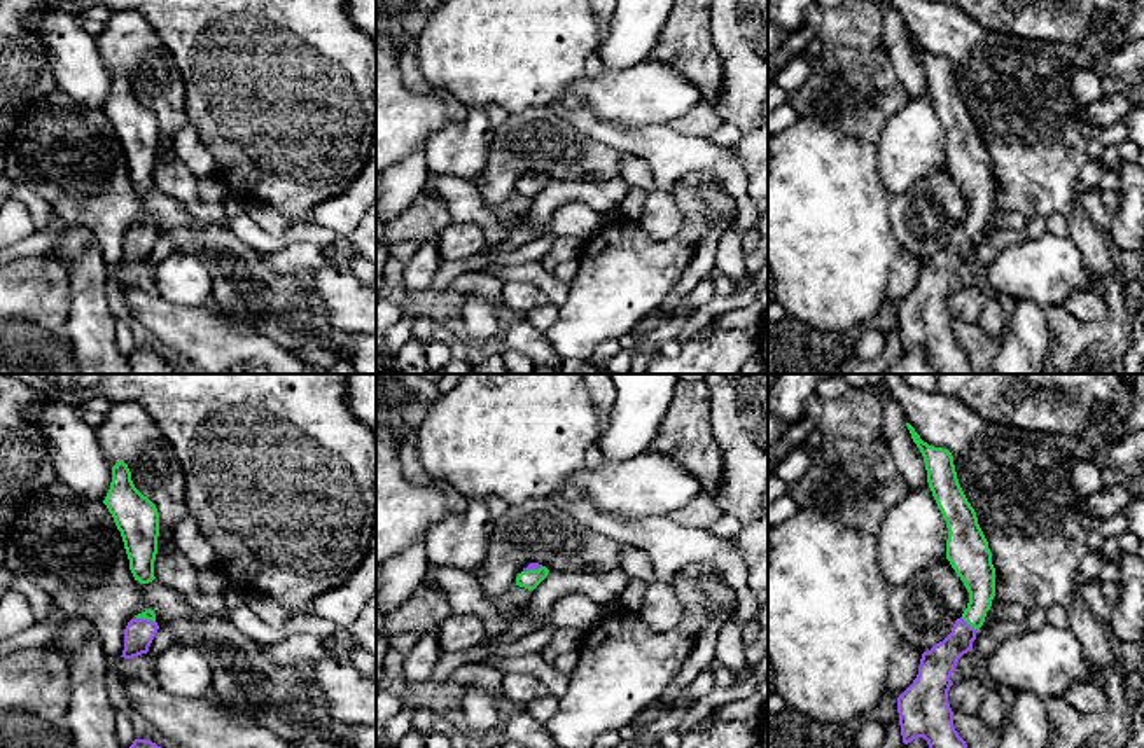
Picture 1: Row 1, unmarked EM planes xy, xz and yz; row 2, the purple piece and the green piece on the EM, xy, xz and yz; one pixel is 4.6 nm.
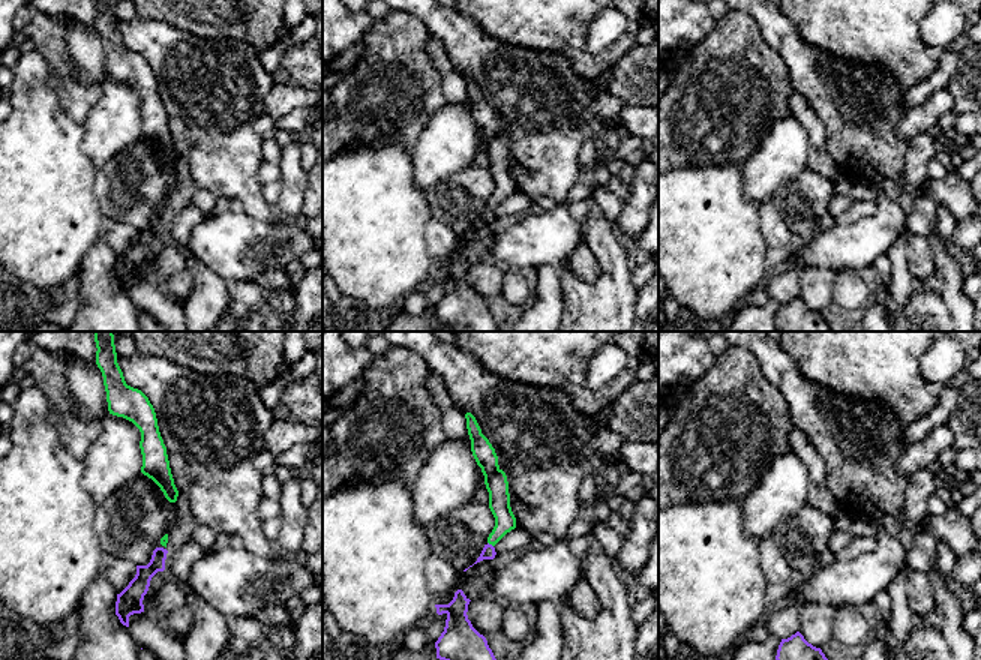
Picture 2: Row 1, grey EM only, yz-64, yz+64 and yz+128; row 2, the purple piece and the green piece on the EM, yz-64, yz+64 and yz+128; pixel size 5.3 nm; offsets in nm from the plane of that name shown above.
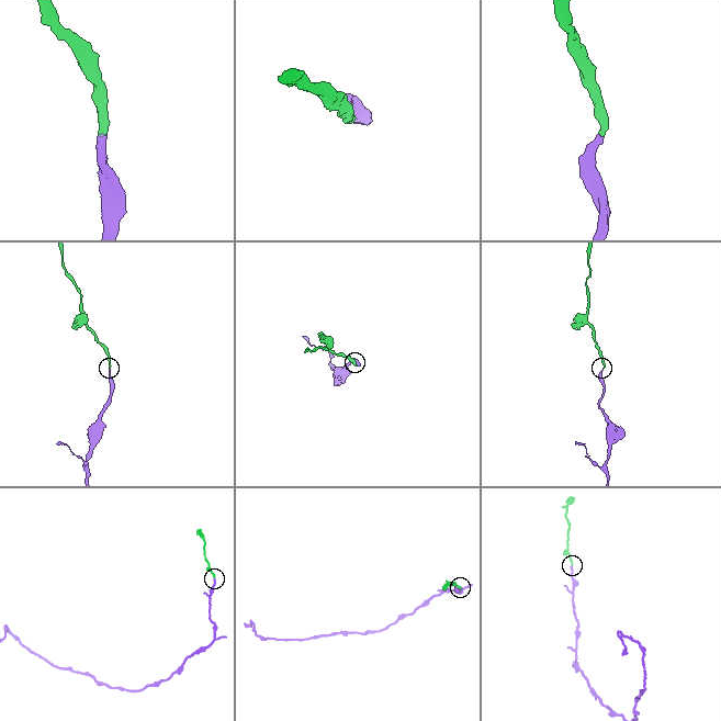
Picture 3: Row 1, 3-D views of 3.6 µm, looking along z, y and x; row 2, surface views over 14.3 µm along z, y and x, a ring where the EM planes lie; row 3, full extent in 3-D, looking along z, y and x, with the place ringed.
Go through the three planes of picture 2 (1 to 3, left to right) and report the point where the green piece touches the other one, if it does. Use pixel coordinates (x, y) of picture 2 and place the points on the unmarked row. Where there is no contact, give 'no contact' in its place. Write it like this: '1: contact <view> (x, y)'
1: no contact
2: contact yz+64 (491, 209)
3: no contact

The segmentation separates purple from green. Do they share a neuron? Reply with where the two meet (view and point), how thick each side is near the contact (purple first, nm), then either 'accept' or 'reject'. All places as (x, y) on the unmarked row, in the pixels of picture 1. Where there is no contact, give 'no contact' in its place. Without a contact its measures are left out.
meets purple in yz at (968, 233); 160 nm thick on the purple side, 160 nm on the other; accept

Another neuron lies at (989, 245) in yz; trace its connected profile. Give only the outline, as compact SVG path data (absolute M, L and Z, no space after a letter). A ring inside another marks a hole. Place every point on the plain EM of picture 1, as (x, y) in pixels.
M997 229L990 234L981 234L976 241L976 248L973 250L971 262L976 267L988 266L999 252L1018 243L1023 236L1023 232L1009 229Z

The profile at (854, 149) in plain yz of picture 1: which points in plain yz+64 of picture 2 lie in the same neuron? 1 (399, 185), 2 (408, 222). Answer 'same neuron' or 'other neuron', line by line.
1: same neuron
2: same neuron

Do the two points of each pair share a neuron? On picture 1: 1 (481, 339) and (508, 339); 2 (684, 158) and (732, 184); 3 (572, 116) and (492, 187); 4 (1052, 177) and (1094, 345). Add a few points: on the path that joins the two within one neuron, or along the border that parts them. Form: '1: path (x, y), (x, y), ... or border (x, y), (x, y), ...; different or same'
1: border (502, 334), (499, 348); different
2: path (697, 158), (711, 158), (725, 172); same
3: border (550, 107), (602, 144); different
4: path (1078, 219), (1081, 231), (1094, 245), (1113, 303); same

